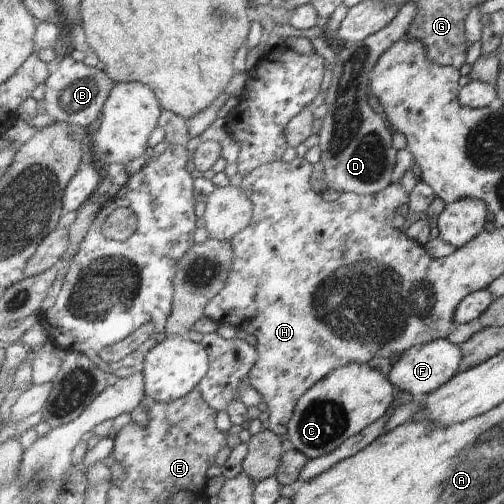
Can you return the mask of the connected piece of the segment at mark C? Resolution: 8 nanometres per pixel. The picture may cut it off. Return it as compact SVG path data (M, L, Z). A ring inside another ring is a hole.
M351 363L329 373L297 403L288 424L287 438L292 448L310 459L335 452L346 440L390 413L395 405L396 386L368 363Z

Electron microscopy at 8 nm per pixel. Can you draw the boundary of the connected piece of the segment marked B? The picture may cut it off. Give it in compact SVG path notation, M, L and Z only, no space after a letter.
M71 57L61 58L45 82L45 96L41 103L44 108L43 113L46 113L51 120L77 124L86 130L101 116L104 104L115 85L116 82L101 65L91 67Z

